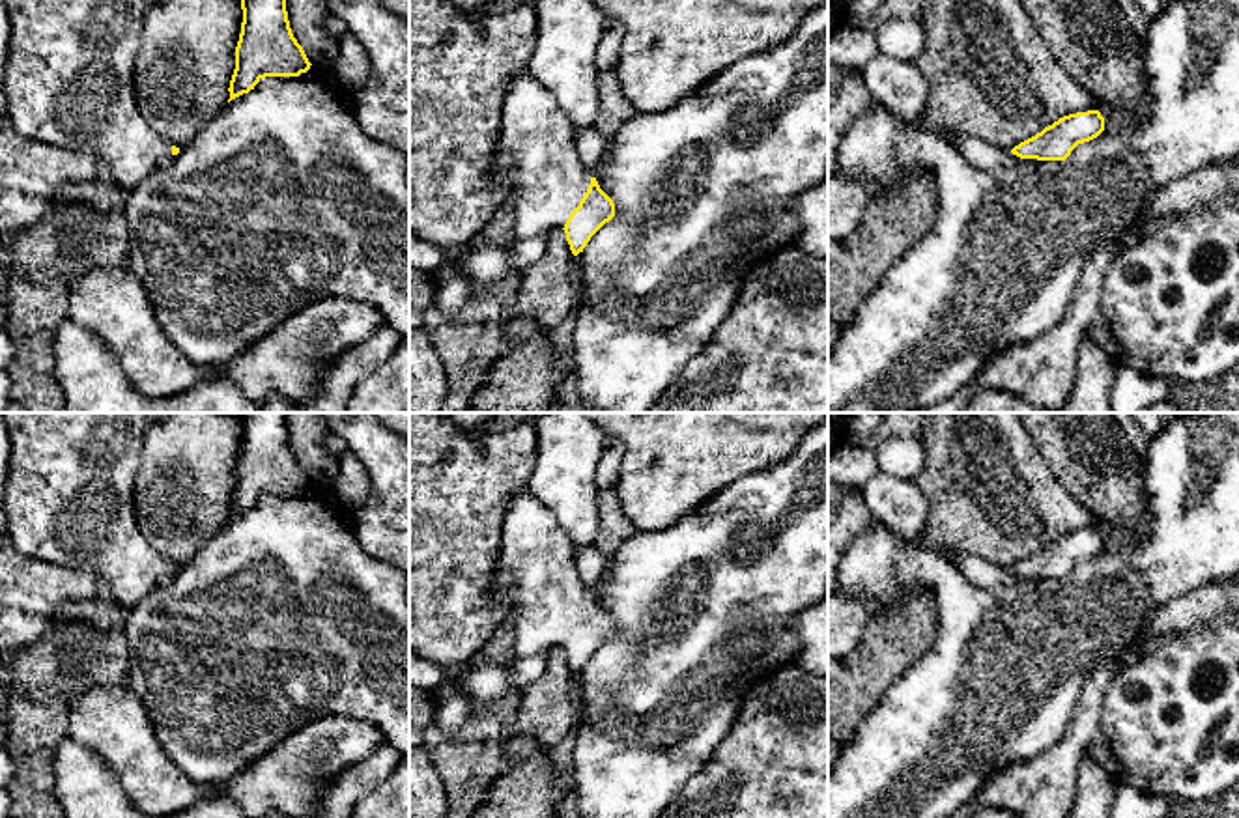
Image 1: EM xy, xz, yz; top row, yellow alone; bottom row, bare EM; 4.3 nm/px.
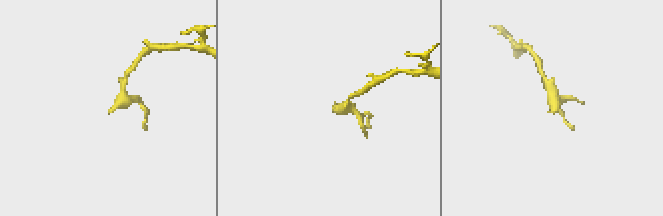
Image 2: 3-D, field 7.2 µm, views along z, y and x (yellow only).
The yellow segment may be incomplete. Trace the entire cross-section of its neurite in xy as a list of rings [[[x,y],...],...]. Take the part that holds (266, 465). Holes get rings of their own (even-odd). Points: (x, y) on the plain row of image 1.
[[[239,413],[239,418],[243,441],[228,521],[265,495],[299,495],[312,484],[292,452],[286,413]]]

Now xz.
[[[529,487],[520,489],[508,504],[493,585],[510,588],[508,616],[516,659],[531,657],[551,646],[563,646],[574,674],[615,635],[613,618],[589,596],[576,564],[577,547],[561,529],[555,514]]]

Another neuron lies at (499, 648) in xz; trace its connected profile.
[[[506,616],[497,626],[491,639],[477,652],[477,656],[465,665],[447,670],[445,680],[454,682],[463,691],[463,687],[460,685],[460,676],[467,667],[482,663],[499,663],[499,665],[514,663],[516,656],[514,656],[514,641],[510,635],[510,626],[512,626],[512,616]]]

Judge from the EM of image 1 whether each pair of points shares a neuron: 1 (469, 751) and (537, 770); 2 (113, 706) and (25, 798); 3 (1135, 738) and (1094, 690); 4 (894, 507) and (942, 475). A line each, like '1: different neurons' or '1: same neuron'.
1: different neurons
2: different neurons
3: different neurons
4: different neurons

